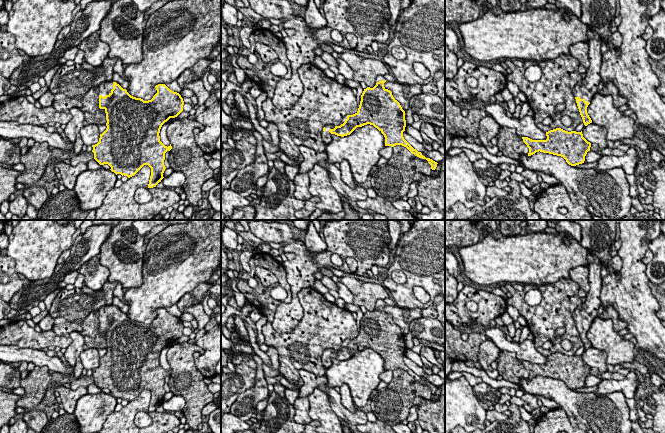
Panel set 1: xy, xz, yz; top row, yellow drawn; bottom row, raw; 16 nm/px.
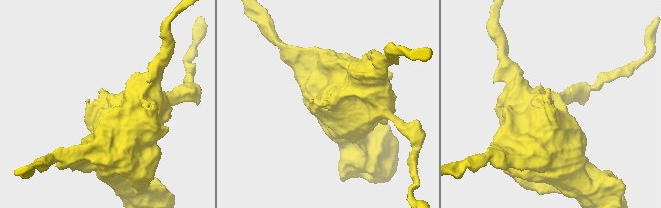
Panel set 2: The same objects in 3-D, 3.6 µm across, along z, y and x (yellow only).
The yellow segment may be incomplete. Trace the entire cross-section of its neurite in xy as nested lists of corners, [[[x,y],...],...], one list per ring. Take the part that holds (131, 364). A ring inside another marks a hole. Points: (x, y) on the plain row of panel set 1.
[[[103,306],[99,310],[99,332],[106,337],[106,354],[100,358],[99,366],[92,369],[94,383],[100,388],[108,388],[116,399],[128,402],[134,400],[144,389],[151,392],[148,412],[156,411],[164,402],[165,377],[172,373],[160,365],[160,353],[170,342],[177,341],[183,335],[184,325],[181,319],[170,314],[165,308],[155,310],[157,317],[151,324],[131,320],[116,306]]]

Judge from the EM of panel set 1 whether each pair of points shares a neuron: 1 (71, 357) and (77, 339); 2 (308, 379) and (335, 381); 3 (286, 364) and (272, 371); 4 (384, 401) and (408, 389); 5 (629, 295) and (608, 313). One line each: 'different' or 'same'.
1: same
2: different
3: different
4: same
5: different

